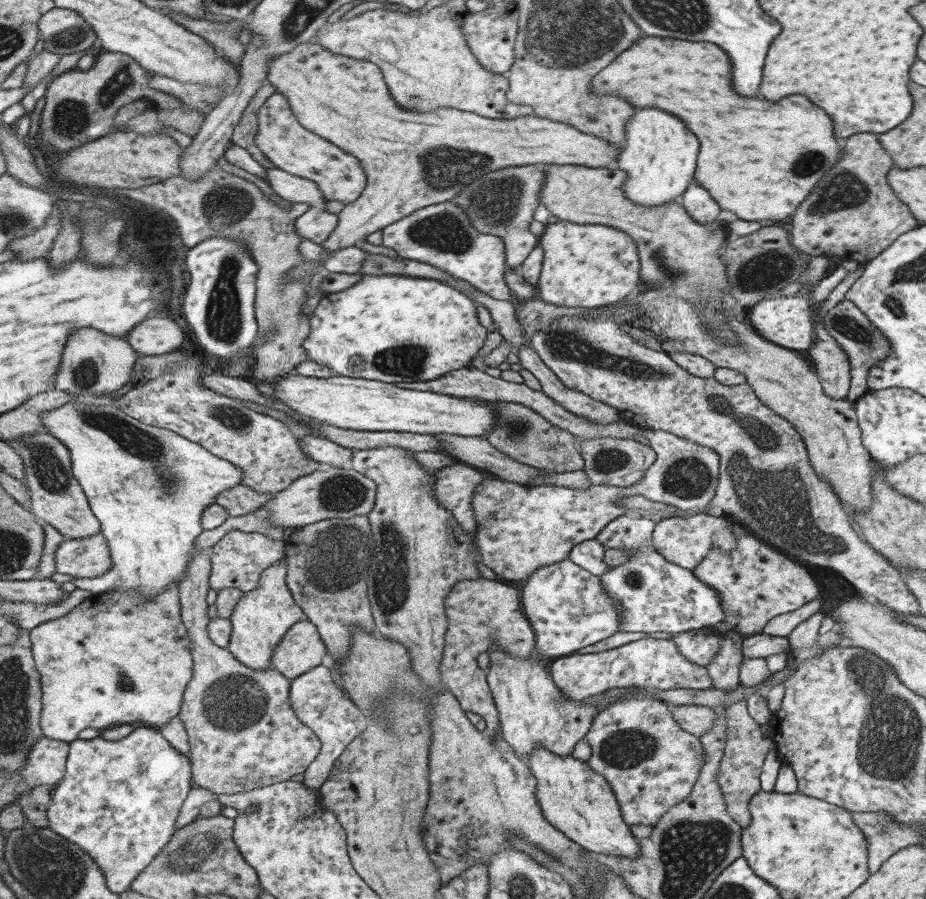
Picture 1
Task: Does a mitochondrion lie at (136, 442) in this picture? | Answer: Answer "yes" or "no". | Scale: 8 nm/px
yes

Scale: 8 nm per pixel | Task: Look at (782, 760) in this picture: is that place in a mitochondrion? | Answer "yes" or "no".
no

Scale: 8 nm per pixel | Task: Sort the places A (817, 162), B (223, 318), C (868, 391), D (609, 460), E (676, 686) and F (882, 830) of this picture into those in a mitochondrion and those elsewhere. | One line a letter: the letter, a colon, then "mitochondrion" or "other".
A: mitochondrion
B: mitochondrion
C: other
D: mitochondrion
E: other
F: mitochondrion

